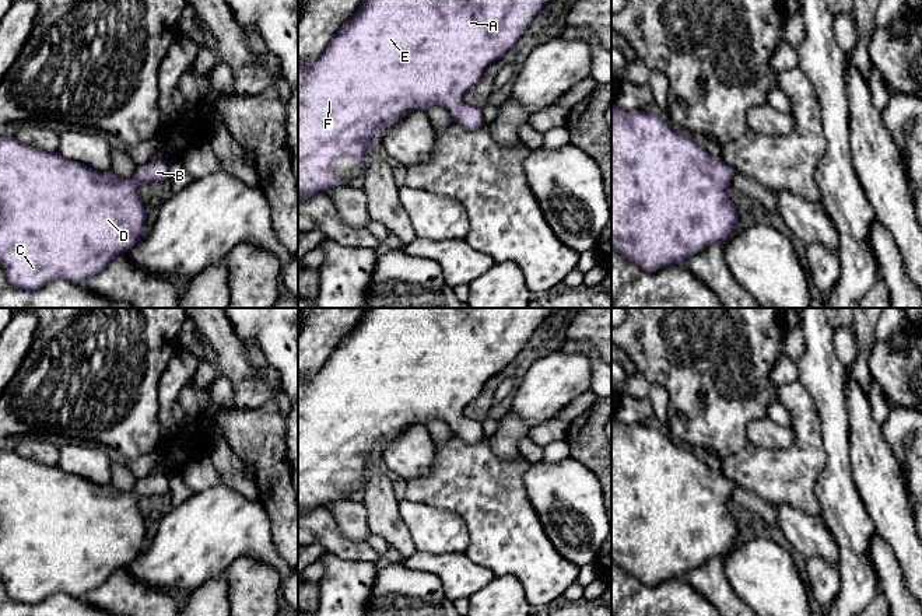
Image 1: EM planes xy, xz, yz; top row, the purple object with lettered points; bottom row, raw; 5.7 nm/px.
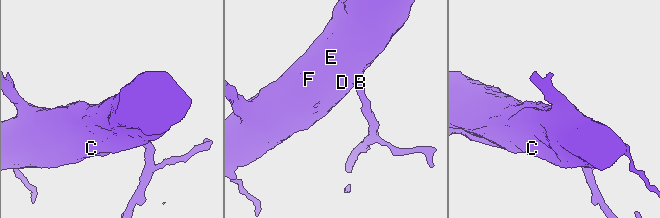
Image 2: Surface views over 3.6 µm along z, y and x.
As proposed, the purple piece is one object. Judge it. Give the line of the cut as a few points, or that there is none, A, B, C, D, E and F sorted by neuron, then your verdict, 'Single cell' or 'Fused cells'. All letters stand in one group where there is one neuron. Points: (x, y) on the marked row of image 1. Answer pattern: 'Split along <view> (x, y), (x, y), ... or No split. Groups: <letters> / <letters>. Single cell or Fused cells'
No split. Groups: A B C D E F. Single cell

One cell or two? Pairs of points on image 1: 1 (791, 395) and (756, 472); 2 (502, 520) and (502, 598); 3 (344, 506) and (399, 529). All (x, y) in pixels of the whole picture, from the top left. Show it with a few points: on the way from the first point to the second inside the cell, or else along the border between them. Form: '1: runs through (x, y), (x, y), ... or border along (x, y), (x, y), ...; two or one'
1: runs through (805, 420), (805, 450), (781, 472); one
2: border along (495, 576), (512, 574), (519, 581), (525, 599); two
3: border along (363, 503), (367, 511), (367, 525), (372, 532); two

